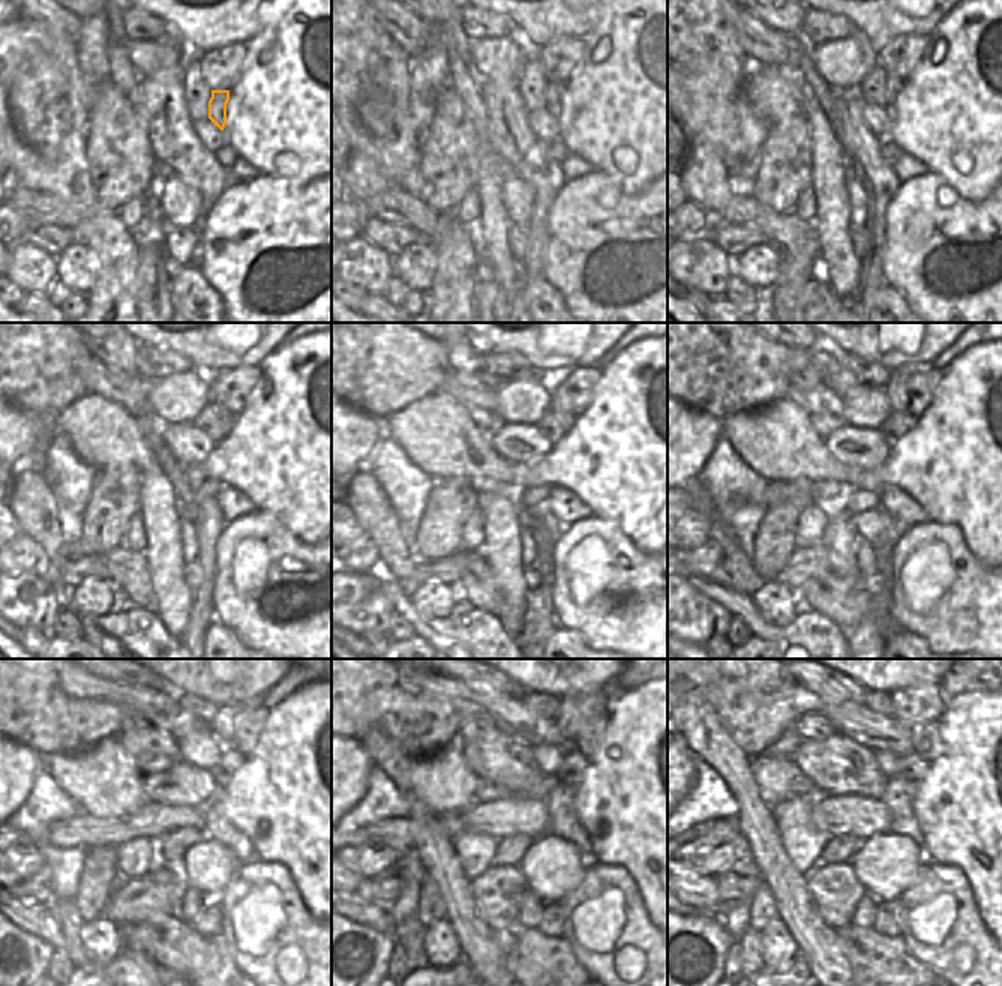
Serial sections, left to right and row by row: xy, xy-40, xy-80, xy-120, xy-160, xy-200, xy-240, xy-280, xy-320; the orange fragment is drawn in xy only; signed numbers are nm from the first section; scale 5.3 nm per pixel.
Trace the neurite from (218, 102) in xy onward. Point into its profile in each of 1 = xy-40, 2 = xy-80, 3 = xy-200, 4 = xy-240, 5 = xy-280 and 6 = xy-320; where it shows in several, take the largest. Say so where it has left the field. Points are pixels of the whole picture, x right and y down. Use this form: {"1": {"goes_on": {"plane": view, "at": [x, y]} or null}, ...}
{"1": {"goes_on": {"plane": "xy-40", "at": [554, 93]}}, "2": {"goes_on": {"plane": "xy-80", "at": [893, 89]}}, "3": {"goes_on": {"plane": "xy-200", "at": [896, 389]}}, "4": {"goes_on": {"plane": "xy-240", "at": [224, 725]}}, "5": {"goes_on": {"plane": "xy-280", "at": [575, 709]}}, "6": {"goes_on": {"plane": "xy-320", "at": [912, 706]}}}

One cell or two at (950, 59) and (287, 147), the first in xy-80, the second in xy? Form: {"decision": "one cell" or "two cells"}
{"decision": "one cell"}

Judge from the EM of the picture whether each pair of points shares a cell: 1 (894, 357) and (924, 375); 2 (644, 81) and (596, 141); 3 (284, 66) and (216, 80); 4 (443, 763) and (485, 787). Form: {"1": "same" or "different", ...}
{"1": "different", "2": "same", "3": "different", "4": "different"}

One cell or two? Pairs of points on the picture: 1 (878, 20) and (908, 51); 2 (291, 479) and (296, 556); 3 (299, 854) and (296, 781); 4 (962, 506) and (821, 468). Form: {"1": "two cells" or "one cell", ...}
{"1": "two cells", "2": "two cells", "3": "one cell", "4": "one cell"}

